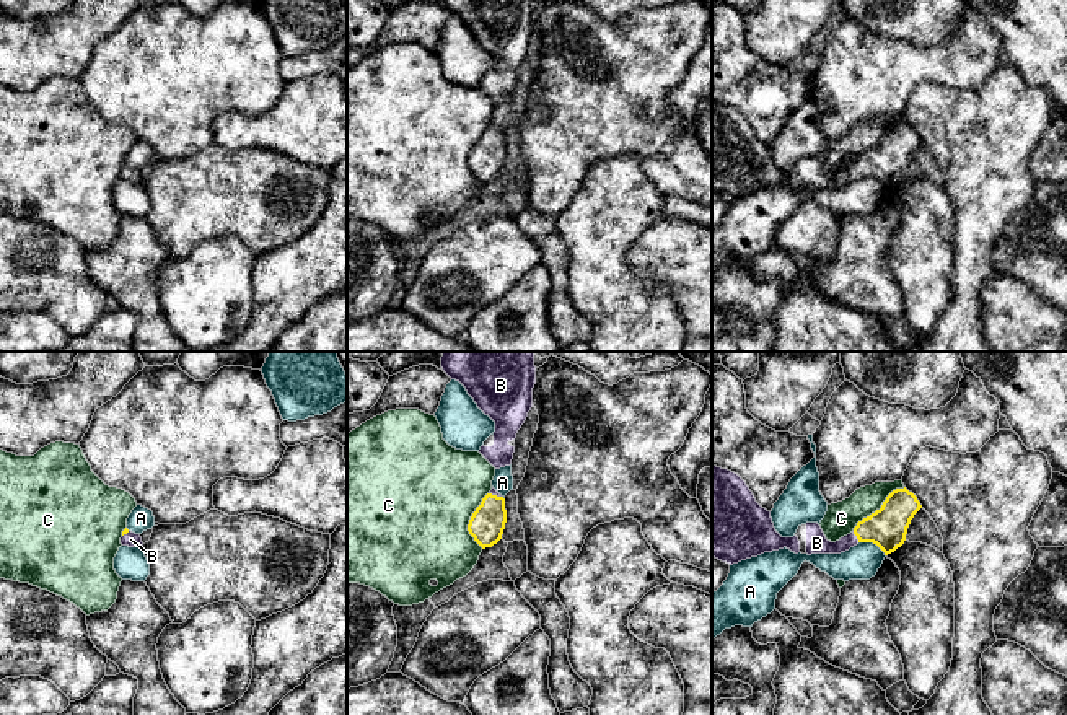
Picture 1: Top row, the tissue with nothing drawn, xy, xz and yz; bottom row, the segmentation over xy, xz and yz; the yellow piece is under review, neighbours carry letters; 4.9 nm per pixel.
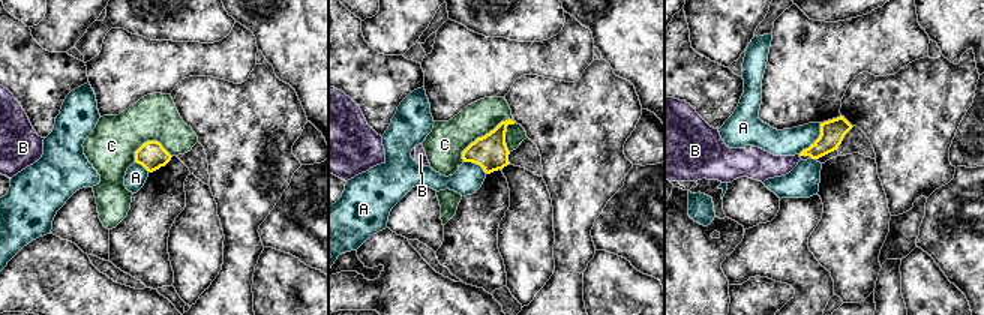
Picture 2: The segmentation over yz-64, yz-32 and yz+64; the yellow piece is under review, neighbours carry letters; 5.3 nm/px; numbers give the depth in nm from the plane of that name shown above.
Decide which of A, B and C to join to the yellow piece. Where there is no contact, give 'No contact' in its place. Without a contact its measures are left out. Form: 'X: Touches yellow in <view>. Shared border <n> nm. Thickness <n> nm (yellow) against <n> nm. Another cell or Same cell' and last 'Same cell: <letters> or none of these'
A: Touches yellow in yz. Shared border 150 nm. Thickness 200 nm (yellow) against 180 nm. Another cell
B: Touches yellow in yz. Shared border 70 nm. Thickness 200 nm (yellow) against 110 nm. Same cell
C: Touches yellow in yz. Shared border 340 nm. Thickness 200 nm (yellow) against 160 nm. Another cell
Same cell: B

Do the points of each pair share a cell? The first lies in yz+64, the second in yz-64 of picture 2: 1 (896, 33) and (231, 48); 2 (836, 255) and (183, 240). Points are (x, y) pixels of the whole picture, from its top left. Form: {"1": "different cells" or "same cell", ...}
{"1": "same cell", "2": "same cell"}

